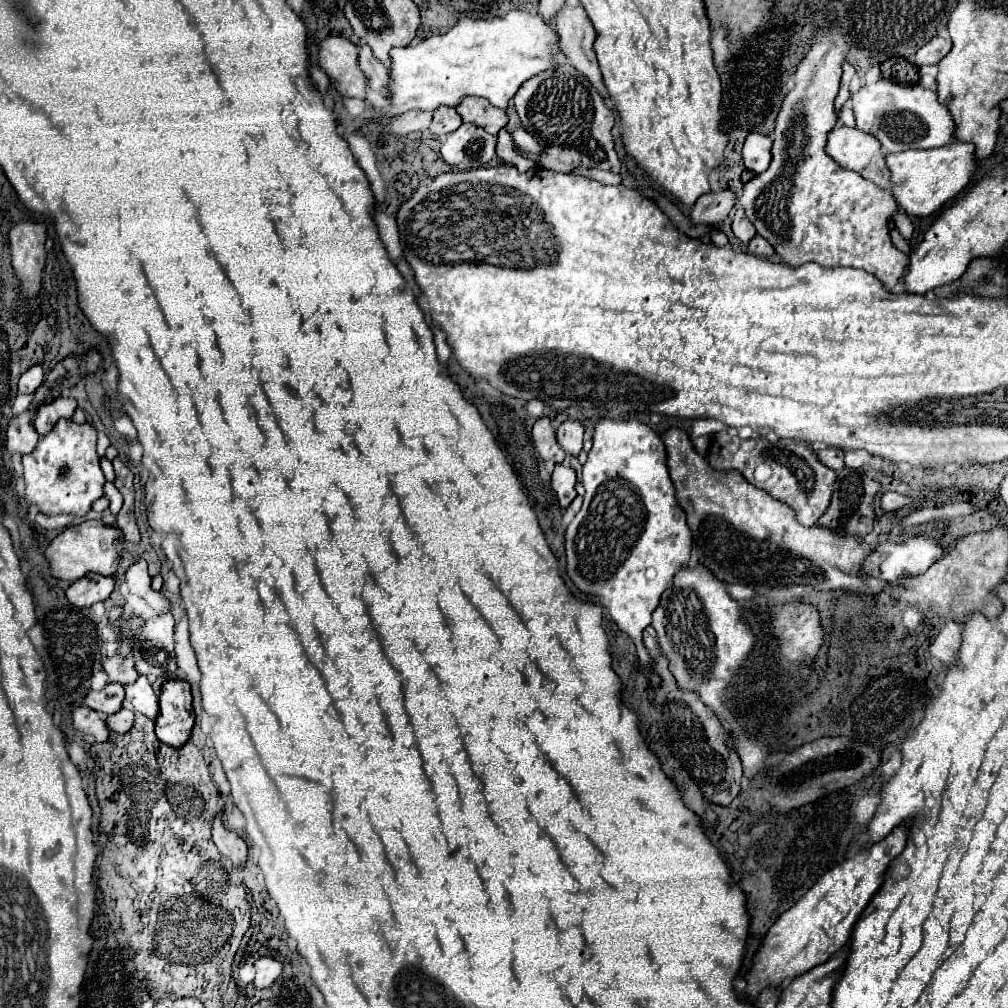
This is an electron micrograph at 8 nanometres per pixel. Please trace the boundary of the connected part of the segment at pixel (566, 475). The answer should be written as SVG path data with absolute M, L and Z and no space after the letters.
M556 465L554 473L552 473L552 489L558 495L560 511L566 511L566 507L574 501L574 497L576 497L574 485L576 485L574 469L570 469L566 465Z

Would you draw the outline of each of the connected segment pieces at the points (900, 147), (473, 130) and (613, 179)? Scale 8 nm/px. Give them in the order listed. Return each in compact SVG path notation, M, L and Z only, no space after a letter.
M888 79L866 85L854 95L854 115L858 129L874 135L882 143L884 153L944 147L954 141L954 121L950 111L936 101L934 91L920 85L902 87Z
M462 123L456 131L446 135L440 155L448 165L478 169L496 157L496 137L472 123Z
M576 169L576 173L594 177L596 181L602 181L606 185L620 185L622 183L622 175L620 173L612 173L612 171L600 171L600 169Z

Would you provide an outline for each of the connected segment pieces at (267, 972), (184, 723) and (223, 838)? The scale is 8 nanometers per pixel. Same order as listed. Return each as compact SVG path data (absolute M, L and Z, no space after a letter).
M260 957L256 961L256 979L254 979L254 987L256 989L266 989L270 987L282 973L282 965L280 961L272 959L272 957Z
M172 679L162 683L160 687L160 713L156 717L156 735L162 743L170 743L172 747L182 747L194 725L194 709L190 685L180 679Z
M222 811L216 813L214 823L212 823L212 841L216 843L218 851L222 855L228 855L228 859L234 865L240 865L246 861L246 843L240 835L236 835L234 831L228 831L222 823Z

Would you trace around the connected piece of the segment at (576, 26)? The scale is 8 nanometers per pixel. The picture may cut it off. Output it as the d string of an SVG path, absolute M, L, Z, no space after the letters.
M582 5L574 9L562 9L556 15L556 31L560 37L562 53L578 69L578 73L582 73L596 87L604 101L610 103L610 95L602 81L602 73L598 69L594 53L594 27L584 15Z

